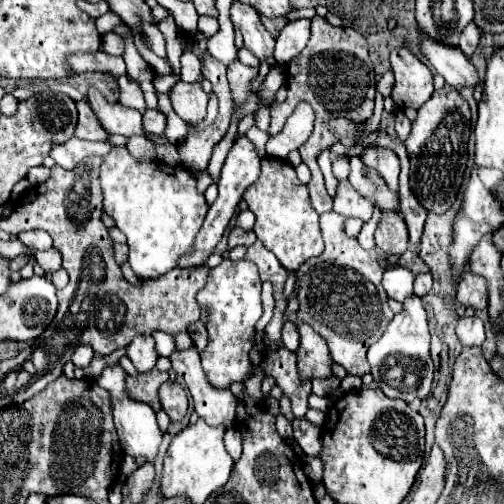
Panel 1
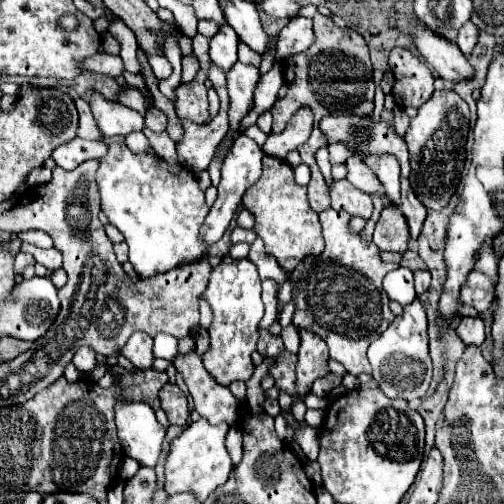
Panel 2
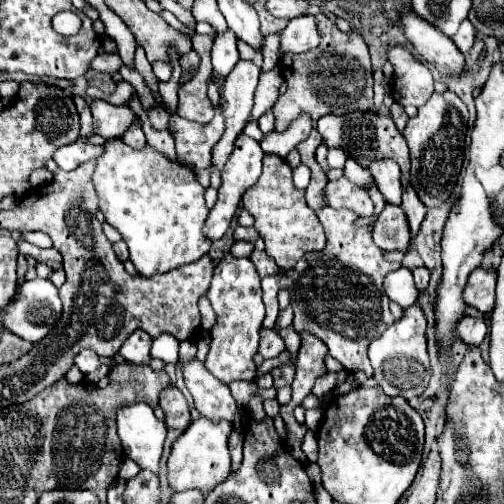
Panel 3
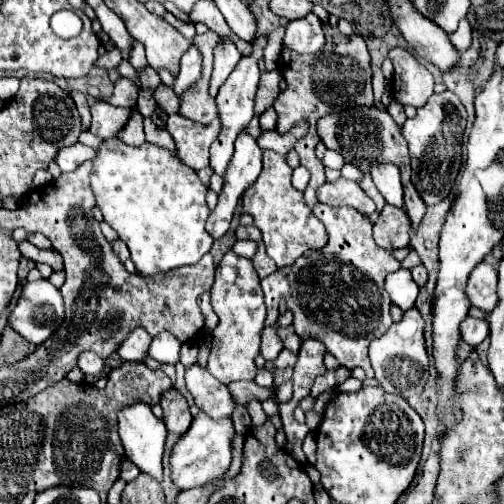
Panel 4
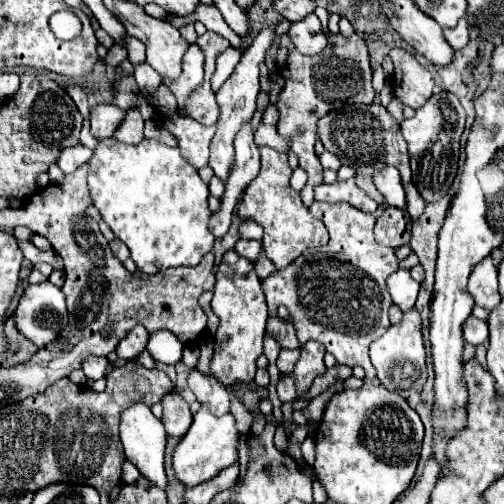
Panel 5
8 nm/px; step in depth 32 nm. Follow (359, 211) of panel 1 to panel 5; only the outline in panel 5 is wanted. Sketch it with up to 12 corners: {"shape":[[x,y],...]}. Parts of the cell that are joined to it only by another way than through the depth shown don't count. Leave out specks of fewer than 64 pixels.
{"shape":[[354,180],[316,186],[316,200],[348,202],[362,212],[374,212],[376,202]]}

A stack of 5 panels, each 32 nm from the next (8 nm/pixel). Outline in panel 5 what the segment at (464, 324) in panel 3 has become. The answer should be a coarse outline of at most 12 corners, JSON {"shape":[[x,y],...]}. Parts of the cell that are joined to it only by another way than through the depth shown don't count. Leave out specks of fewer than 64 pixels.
{"shape":[[468,316],[462,334],[478,346],[488,338],[488,322]]}

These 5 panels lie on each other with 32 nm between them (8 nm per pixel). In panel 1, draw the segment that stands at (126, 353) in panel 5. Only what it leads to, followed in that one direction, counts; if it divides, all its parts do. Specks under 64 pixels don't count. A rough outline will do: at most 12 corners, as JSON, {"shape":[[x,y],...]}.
{"shape":[[150,334],[136,336],[126,356],[136,370],[150,372],[160,358]]}

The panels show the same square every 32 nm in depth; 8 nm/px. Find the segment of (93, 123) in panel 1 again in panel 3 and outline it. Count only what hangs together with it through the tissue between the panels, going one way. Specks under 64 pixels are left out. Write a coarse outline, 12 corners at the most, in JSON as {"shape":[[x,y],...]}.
{"shape":[[74,96],[80,114],[80,136],[94,136],[92,114],[86,100]]}

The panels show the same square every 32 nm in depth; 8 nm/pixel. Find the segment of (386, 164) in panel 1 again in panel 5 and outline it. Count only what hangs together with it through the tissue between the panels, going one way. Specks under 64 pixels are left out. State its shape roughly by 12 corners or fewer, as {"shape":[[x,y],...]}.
{"shape":[[394,166],[374,172],[386,204],[404,208],[404,188]]}

